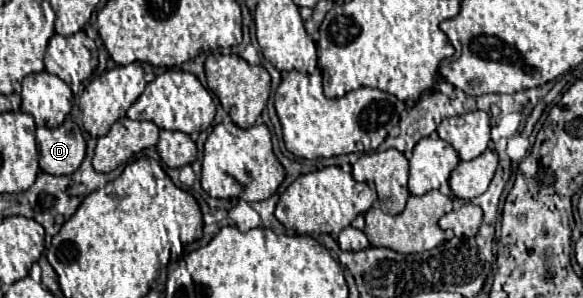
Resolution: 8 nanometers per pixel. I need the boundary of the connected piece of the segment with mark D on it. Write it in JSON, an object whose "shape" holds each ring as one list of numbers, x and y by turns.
{"shape":[[67,119,55,129,37,129,39,165,49,175,71,175,85,157,85,139,75,121]]}

